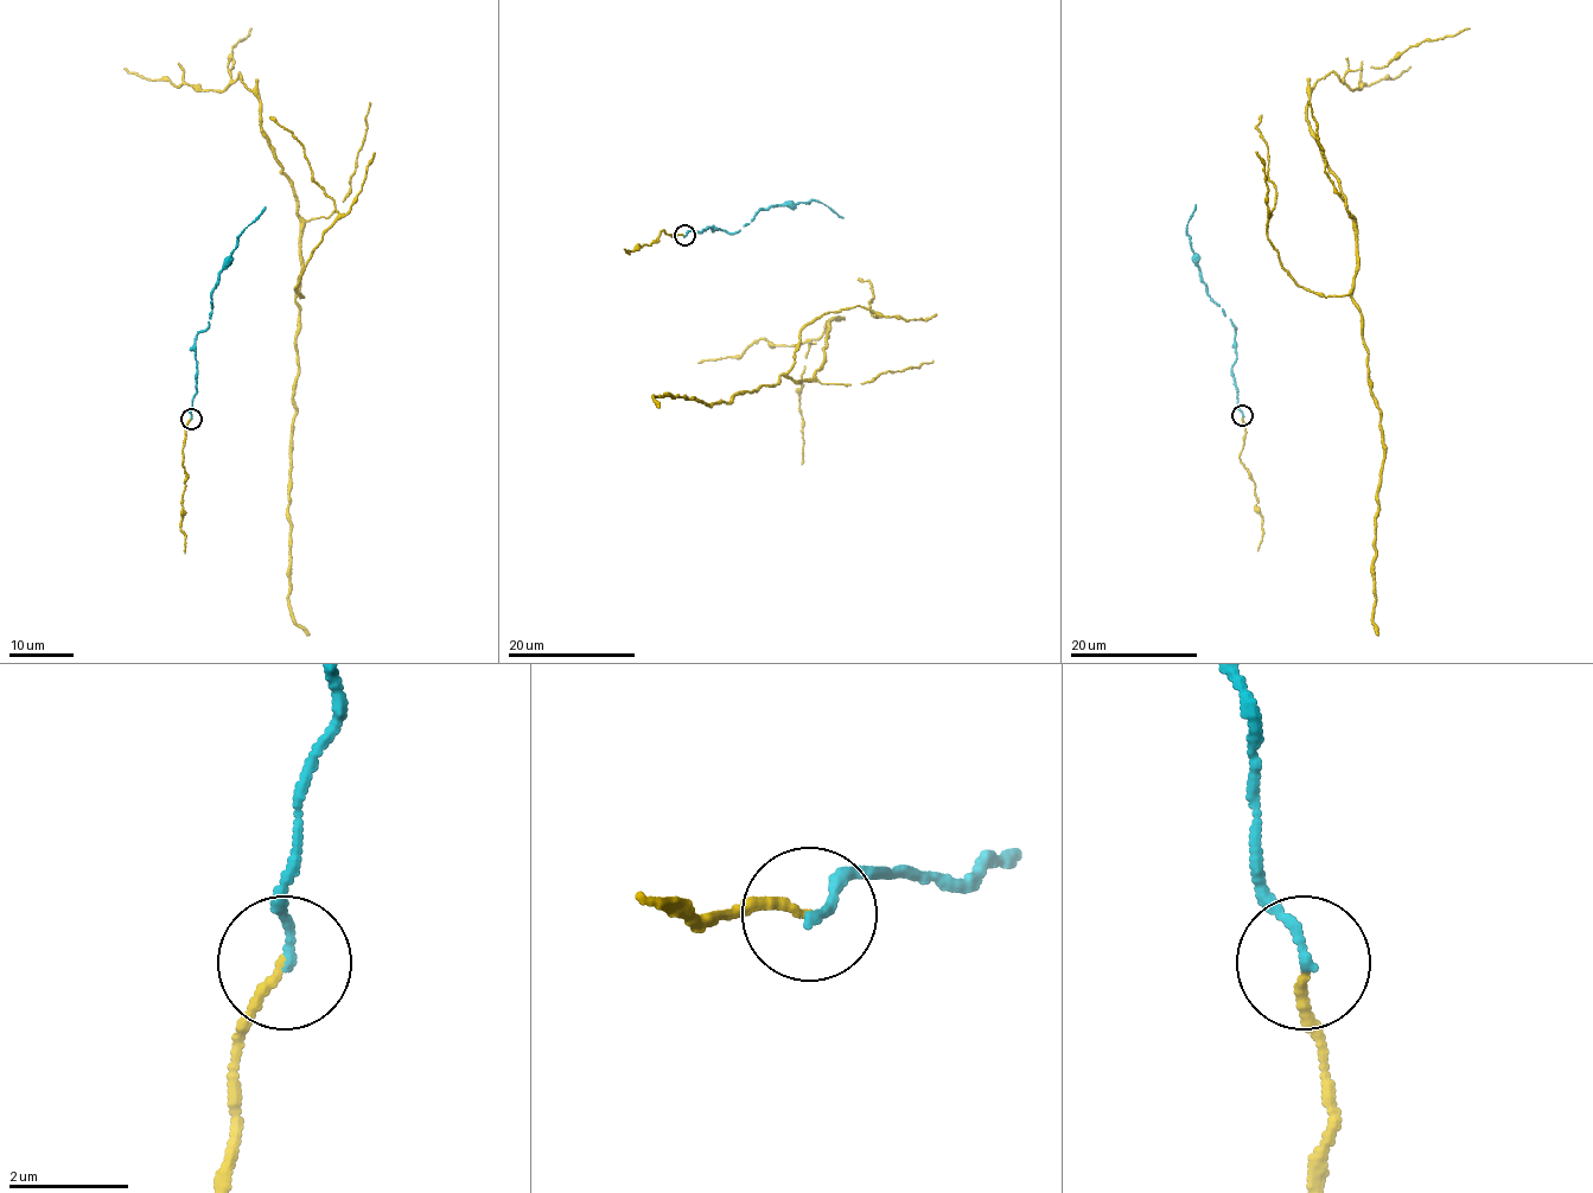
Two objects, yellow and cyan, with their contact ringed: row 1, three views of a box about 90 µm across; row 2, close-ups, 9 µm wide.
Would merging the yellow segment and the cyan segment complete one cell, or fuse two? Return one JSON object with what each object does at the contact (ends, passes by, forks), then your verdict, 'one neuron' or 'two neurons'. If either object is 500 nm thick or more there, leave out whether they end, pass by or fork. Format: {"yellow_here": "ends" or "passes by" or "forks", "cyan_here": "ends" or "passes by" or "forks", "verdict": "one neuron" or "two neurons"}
{"yellow_here": "ends", "cyan_here": "ends", "verdict": "one neuron"}

